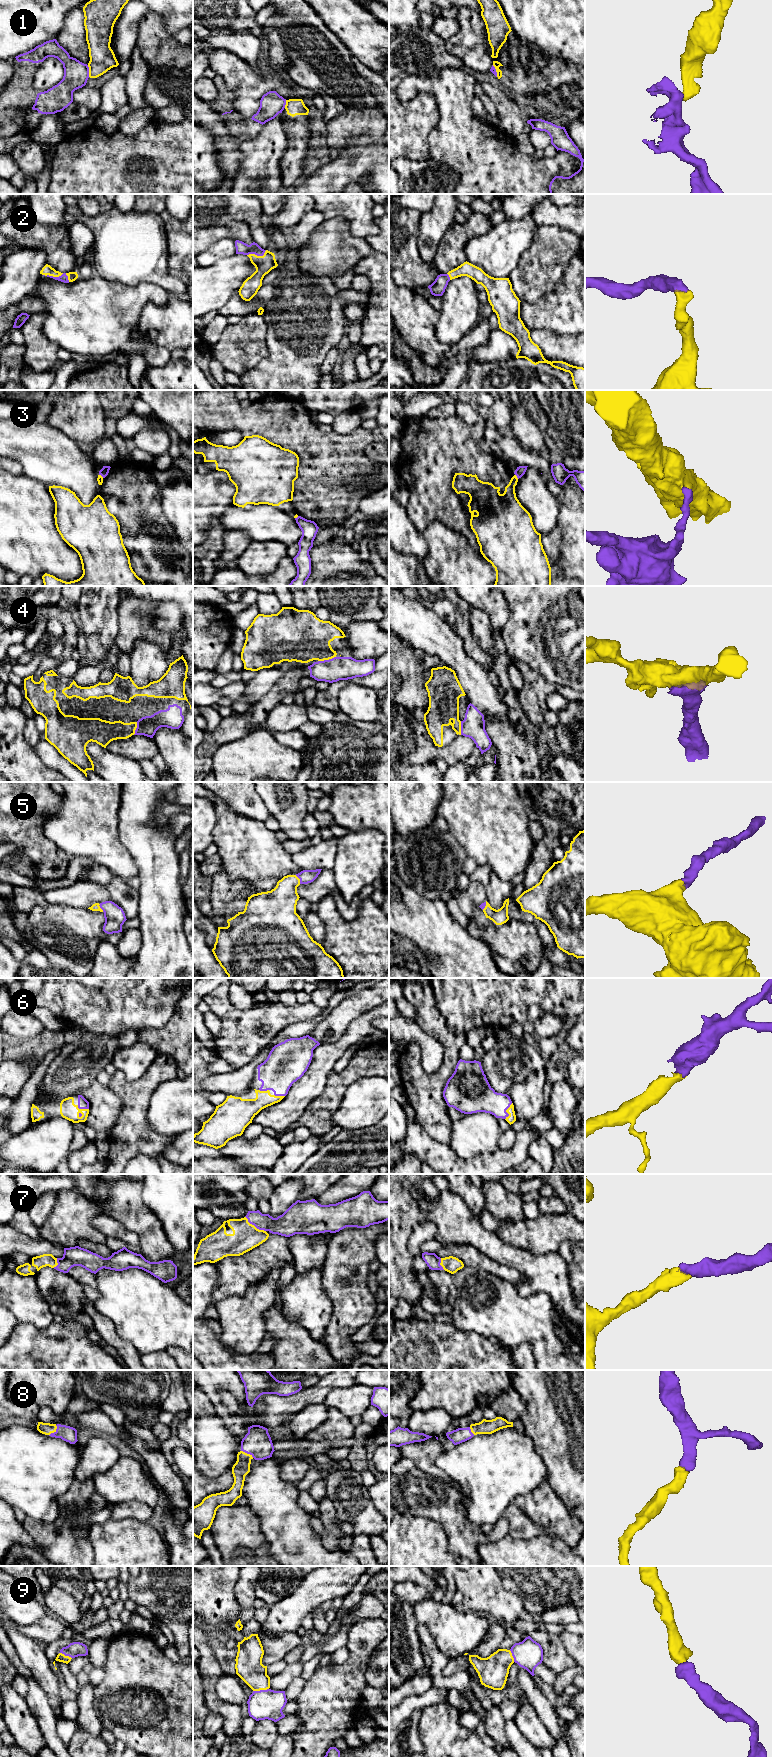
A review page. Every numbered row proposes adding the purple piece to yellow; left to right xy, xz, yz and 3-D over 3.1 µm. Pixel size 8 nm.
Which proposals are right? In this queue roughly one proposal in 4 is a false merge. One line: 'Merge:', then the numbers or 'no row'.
Merge: 2, 4, 5, 6, 7, 8, 9

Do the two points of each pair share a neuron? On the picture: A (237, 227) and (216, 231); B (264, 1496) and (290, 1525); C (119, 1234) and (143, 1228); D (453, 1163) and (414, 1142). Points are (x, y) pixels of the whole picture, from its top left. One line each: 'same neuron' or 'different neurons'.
A: same neuron
B: same neuron
C: different neurons
D: same neuron

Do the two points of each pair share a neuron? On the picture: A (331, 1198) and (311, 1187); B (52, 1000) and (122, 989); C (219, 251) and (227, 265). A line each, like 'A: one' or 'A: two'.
A: two
B: one
C: two

